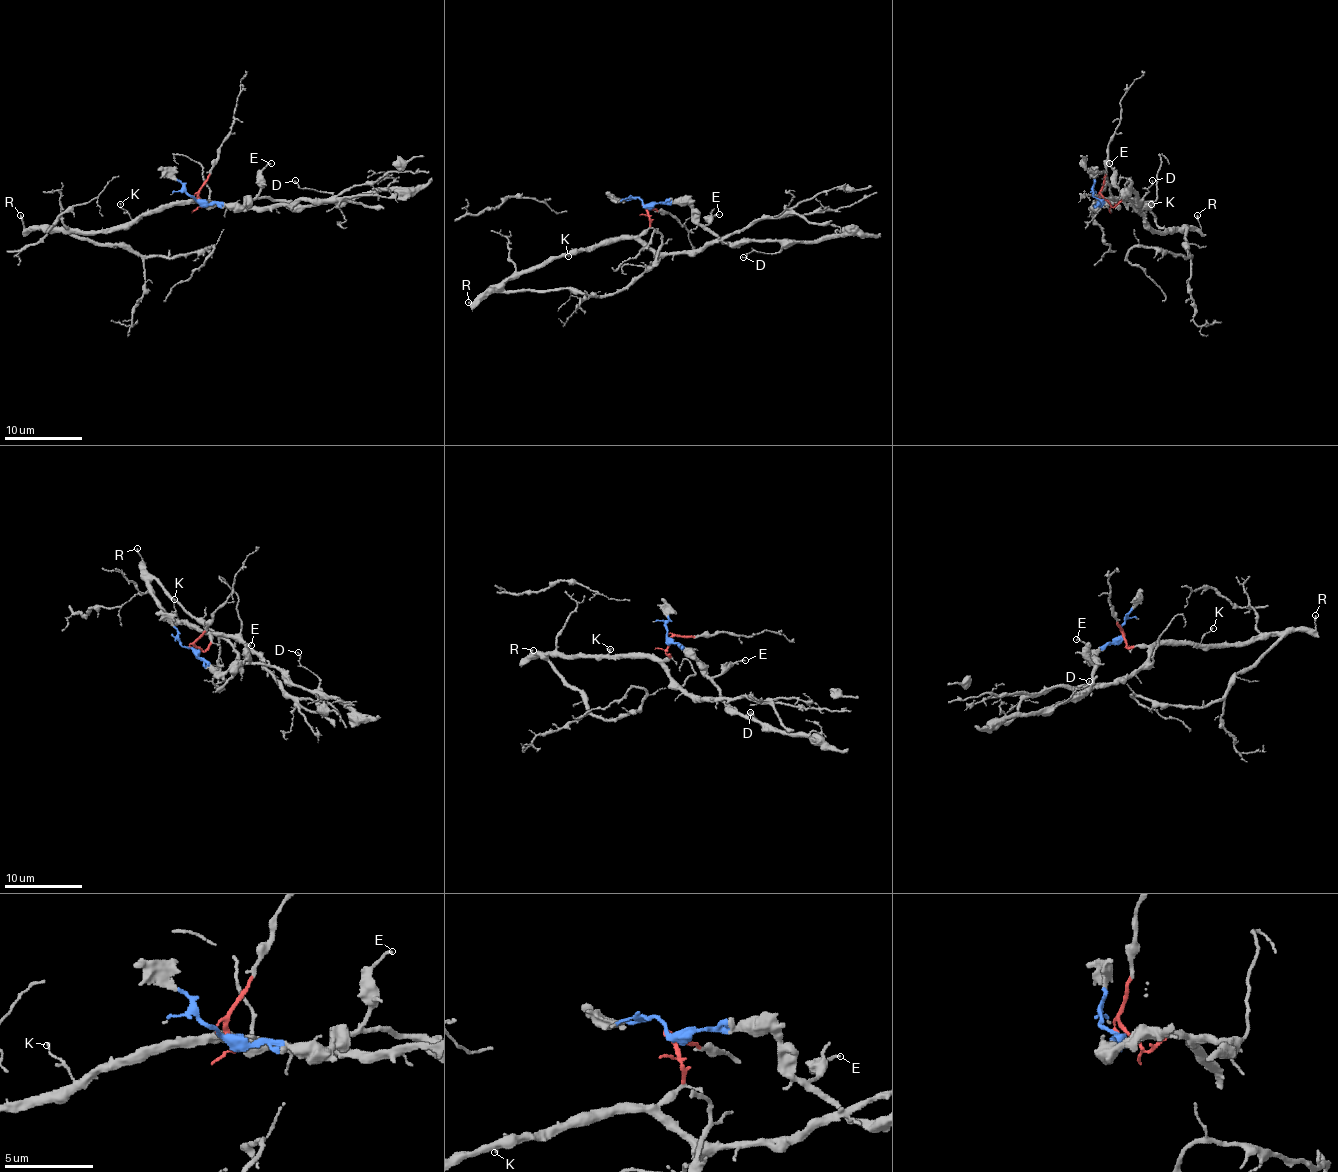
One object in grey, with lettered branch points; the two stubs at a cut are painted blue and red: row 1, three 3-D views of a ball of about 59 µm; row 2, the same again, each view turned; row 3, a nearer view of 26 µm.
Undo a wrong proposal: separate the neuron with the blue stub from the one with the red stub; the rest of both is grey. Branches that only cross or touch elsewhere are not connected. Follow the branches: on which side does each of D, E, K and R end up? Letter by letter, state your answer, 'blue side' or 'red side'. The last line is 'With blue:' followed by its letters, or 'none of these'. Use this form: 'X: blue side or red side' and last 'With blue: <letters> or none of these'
D: blue side
E: blue side
K: red side
R: red side
With blue: D, E

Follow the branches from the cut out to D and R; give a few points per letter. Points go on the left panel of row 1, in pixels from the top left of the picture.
D: (195, 199), (244, 203), (254, 198), (271, 198), (320, 205), (333, 199), (328, 192), (302, 188), (294, 180)
R: (195, 198), (201, 207), (199, 199), (166, 203), (127, 223), (98, 231), (26, 229), (20, 215)

